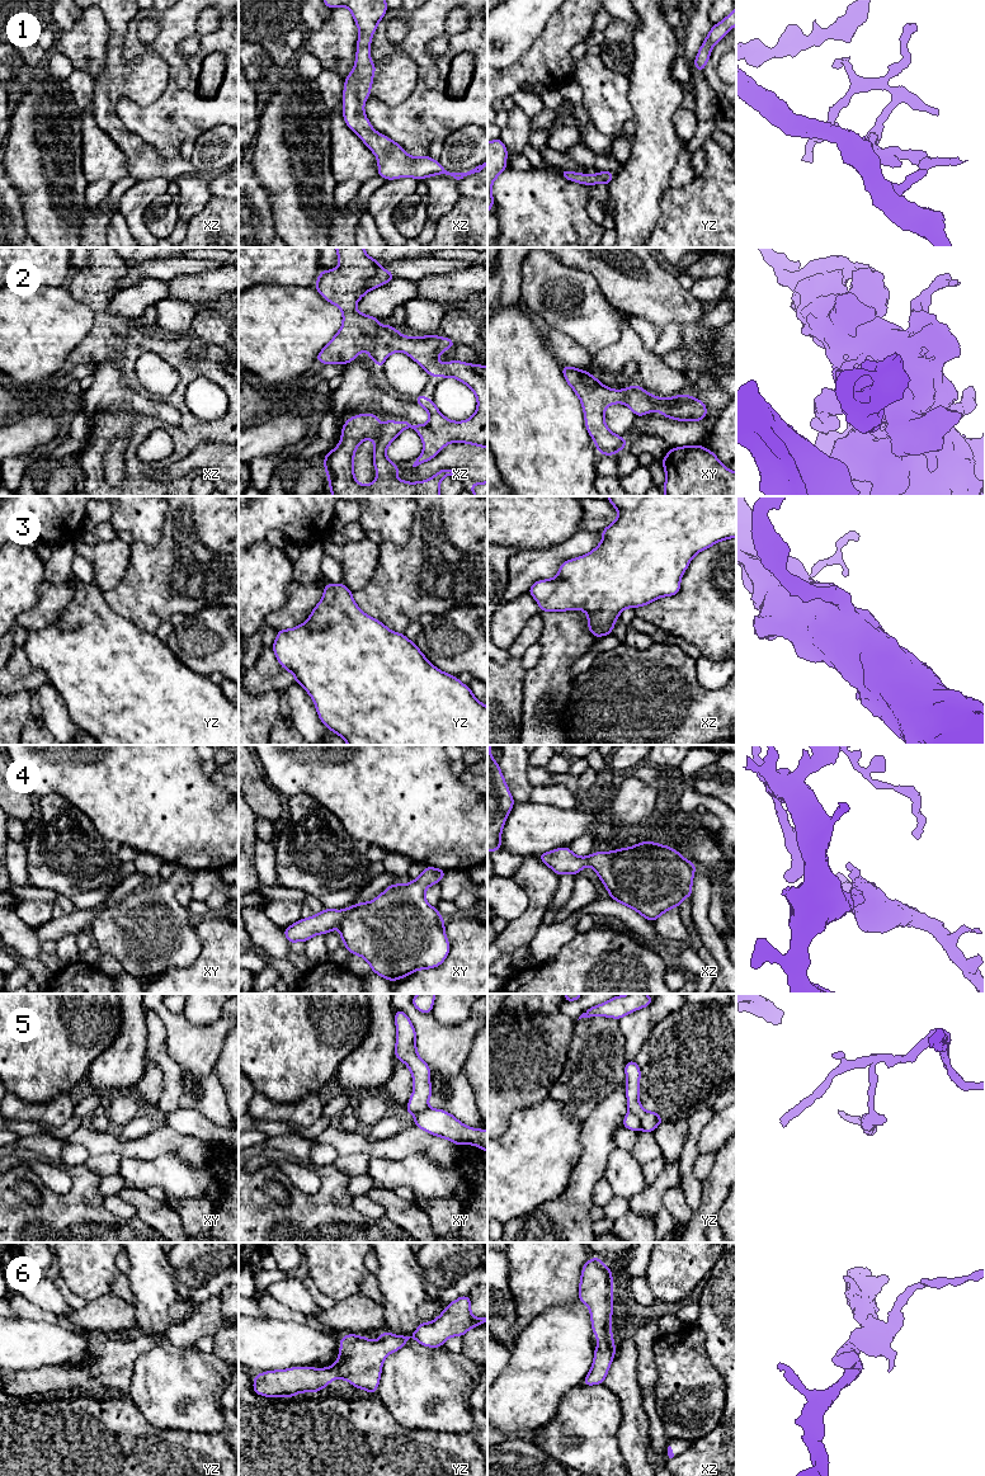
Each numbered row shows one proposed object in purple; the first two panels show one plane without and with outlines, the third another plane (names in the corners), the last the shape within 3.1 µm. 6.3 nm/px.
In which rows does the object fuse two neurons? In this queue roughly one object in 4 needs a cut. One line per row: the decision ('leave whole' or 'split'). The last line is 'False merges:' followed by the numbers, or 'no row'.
1: leave whole
2: leave whole
3: leave whole
4: leave whole
5: split
6: leave whole
False merges: 5

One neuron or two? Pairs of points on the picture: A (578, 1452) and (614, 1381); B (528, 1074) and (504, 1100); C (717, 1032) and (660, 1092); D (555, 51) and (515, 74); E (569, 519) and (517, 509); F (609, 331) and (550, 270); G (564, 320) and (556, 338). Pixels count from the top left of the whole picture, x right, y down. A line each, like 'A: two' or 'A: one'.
A: two
B: one
C: one
D: one
E: one
F: one
G: two

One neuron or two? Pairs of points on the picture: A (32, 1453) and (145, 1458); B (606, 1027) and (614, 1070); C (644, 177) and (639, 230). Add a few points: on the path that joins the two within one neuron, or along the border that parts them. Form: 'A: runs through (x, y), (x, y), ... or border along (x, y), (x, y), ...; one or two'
A: runs through (60, 1456), (67, 1460), (117, 1460); one
B: runs through (606, 1037), (606, 1060); one
C: runs through (639, 189), (639, 217); one

